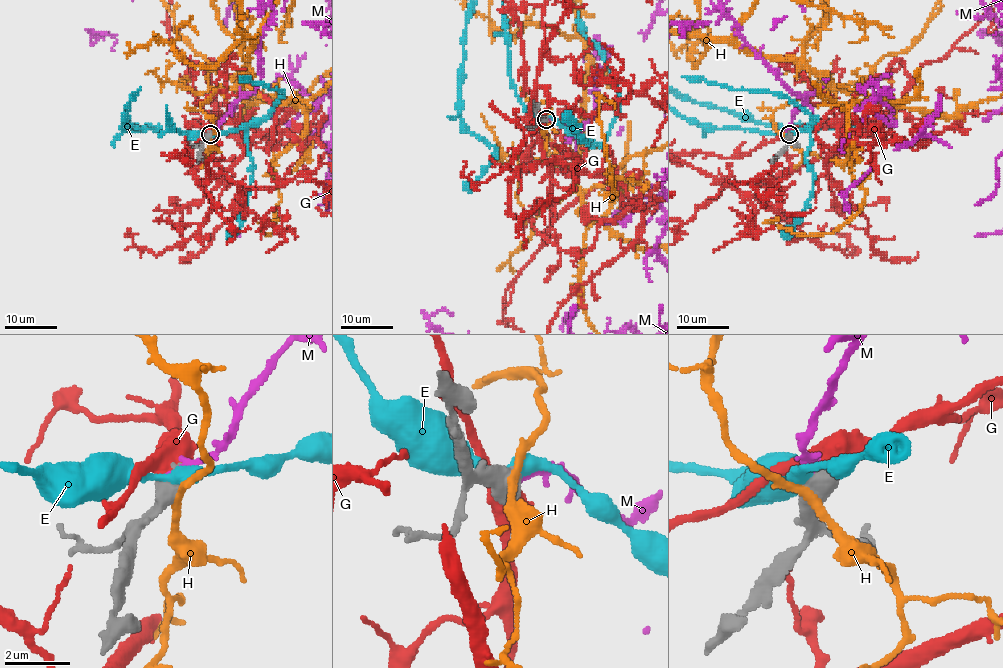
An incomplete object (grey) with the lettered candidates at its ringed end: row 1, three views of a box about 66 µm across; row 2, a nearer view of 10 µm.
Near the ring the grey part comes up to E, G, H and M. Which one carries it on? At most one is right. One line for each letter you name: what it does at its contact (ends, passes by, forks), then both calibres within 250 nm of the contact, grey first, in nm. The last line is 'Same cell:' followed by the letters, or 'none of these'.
Same cell: none of these

